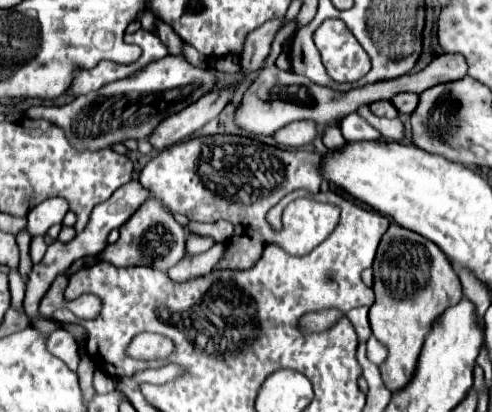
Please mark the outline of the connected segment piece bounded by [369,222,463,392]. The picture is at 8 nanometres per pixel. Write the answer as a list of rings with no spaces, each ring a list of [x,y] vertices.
[[[395,222],[381,238],[377,256],[373,262],[375,274],[375,304],[369,310],[369,324],[373,336],[389,348],[389,358],[381,364],[381,376],[391,392],[407,386],[413,370],[417,366],[423,340],[437,318],[445,308],[457,304],[463,298],[459,276],[449,264],[447,256],[427,238],[411,232]]]

